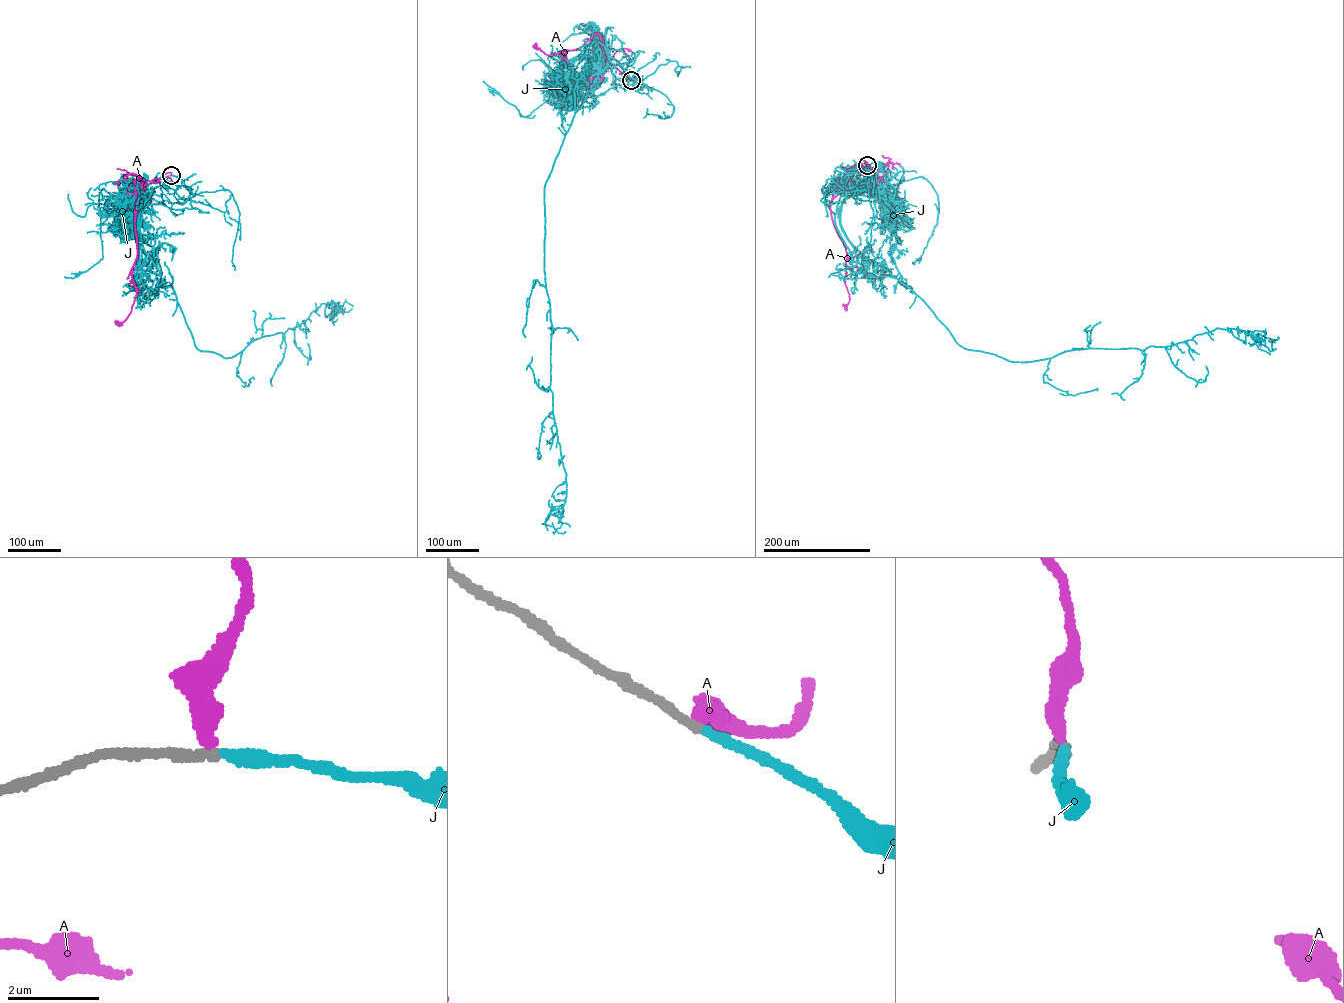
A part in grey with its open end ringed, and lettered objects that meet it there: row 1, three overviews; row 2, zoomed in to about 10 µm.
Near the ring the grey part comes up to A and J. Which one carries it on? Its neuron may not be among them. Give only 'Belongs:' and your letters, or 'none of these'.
Belongs: J

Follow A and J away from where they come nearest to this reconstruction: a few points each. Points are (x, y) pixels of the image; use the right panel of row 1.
A: (867, 165), (830, 204), (846, 253), (846, 308)
J: (867, 165), (873, 176), (861, 187), (875, 176), (879, 191), (866, 191), (887, 205), (895, 188), (879, 165)

